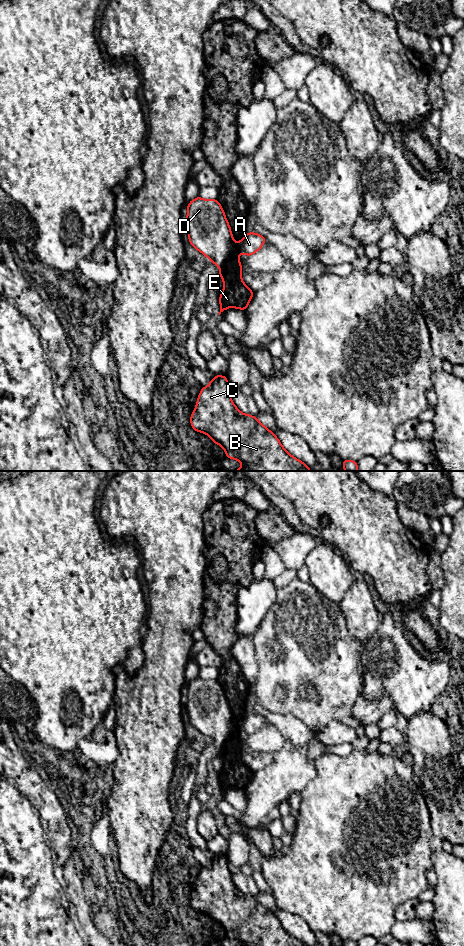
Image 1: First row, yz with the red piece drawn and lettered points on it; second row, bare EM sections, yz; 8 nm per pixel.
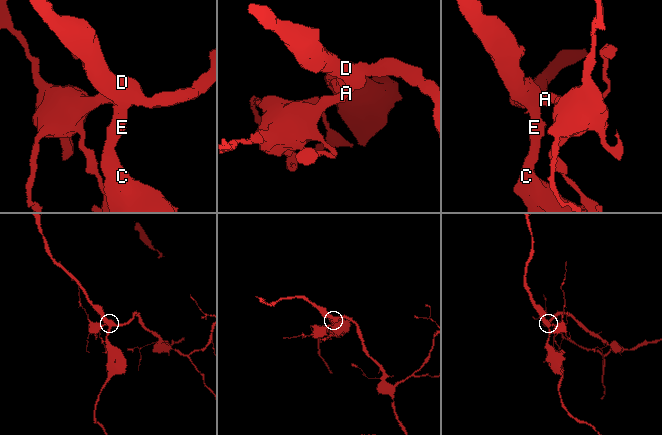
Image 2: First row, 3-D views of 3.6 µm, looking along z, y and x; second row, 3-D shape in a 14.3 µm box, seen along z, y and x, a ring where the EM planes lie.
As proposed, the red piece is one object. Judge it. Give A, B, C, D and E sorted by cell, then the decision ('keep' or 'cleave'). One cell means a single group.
A D / B C E | cleave

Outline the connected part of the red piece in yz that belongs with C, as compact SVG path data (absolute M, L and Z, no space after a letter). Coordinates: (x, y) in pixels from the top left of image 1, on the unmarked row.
M215 855L208 866L201 868L190 902L193 910L208 915L213 924L224 929L228 938L240 941L242 946L307 946L289 934L275 913L257 897L243 894L235 886L228 869L227 856Z

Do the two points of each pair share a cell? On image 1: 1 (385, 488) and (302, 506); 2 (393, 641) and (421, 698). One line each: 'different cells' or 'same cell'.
1: different cells
2: same cell

